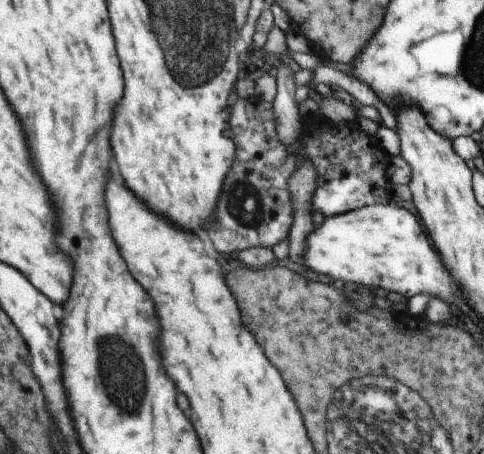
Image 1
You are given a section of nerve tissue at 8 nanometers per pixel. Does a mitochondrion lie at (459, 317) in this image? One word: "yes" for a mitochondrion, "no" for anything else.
no

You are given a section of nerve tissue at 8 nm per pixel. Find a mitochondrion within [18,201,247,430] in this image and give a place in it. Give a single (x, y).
(122, 371)

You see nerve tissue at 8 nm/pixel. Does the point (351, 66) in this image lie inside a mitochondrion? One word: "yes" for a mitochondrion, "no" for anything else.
no

